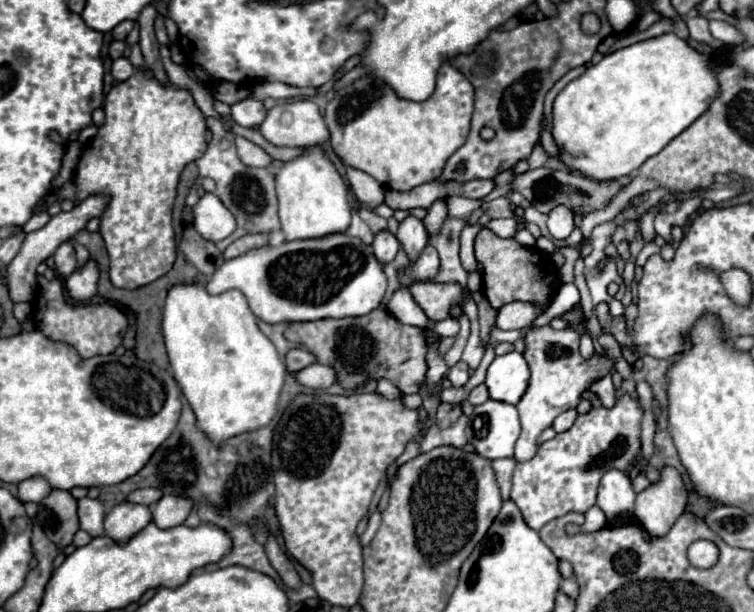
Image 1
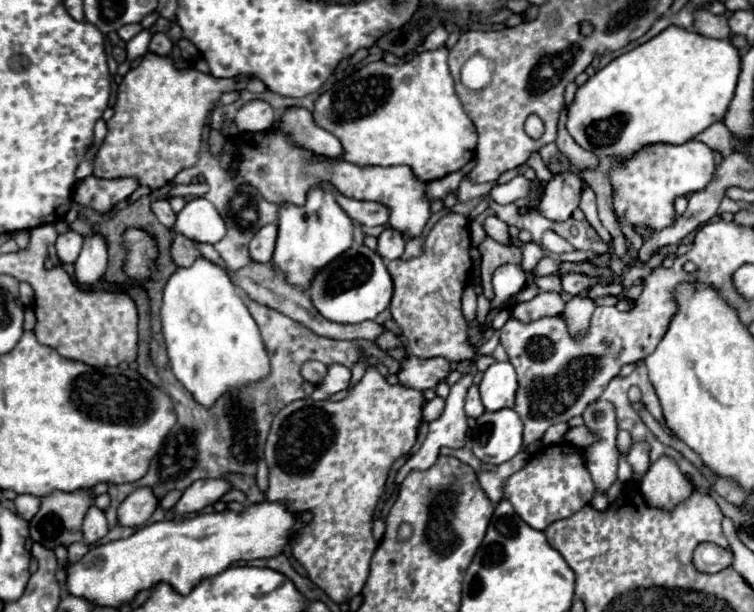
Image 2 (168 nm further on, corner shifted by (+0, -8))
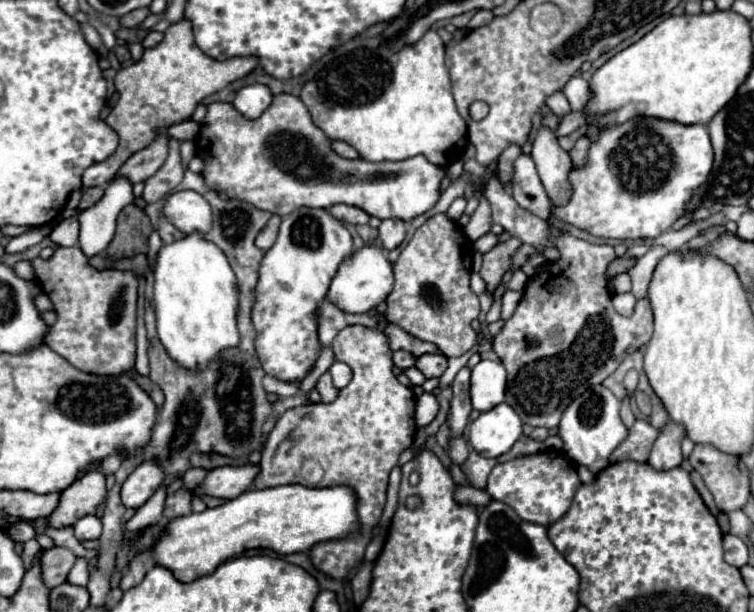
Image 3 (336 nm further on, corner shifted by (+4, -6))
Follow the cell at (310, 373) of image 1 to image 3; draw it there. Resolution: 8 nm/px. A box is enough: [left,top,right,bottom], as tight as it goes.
[330,360,352,388]

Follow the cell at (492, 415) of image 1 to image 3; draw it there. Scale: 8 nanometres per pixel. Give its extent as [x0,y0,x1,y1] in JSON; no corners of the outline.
[470,404,522,458]

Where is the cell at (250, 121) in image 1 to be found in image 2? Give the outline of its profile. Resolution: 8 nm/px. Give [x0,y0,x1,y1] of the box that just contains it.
[234,100,276,132]

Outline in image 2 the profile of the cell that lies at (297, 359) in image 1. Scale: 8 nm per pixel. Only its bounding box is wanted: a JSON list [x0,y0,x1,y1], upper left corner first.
[302,362,328,386]

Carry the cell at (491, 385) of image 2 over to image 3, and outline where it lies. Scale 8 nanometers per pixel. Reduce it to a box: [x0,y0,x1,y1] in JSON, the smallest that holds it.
[470,360,506,412]

